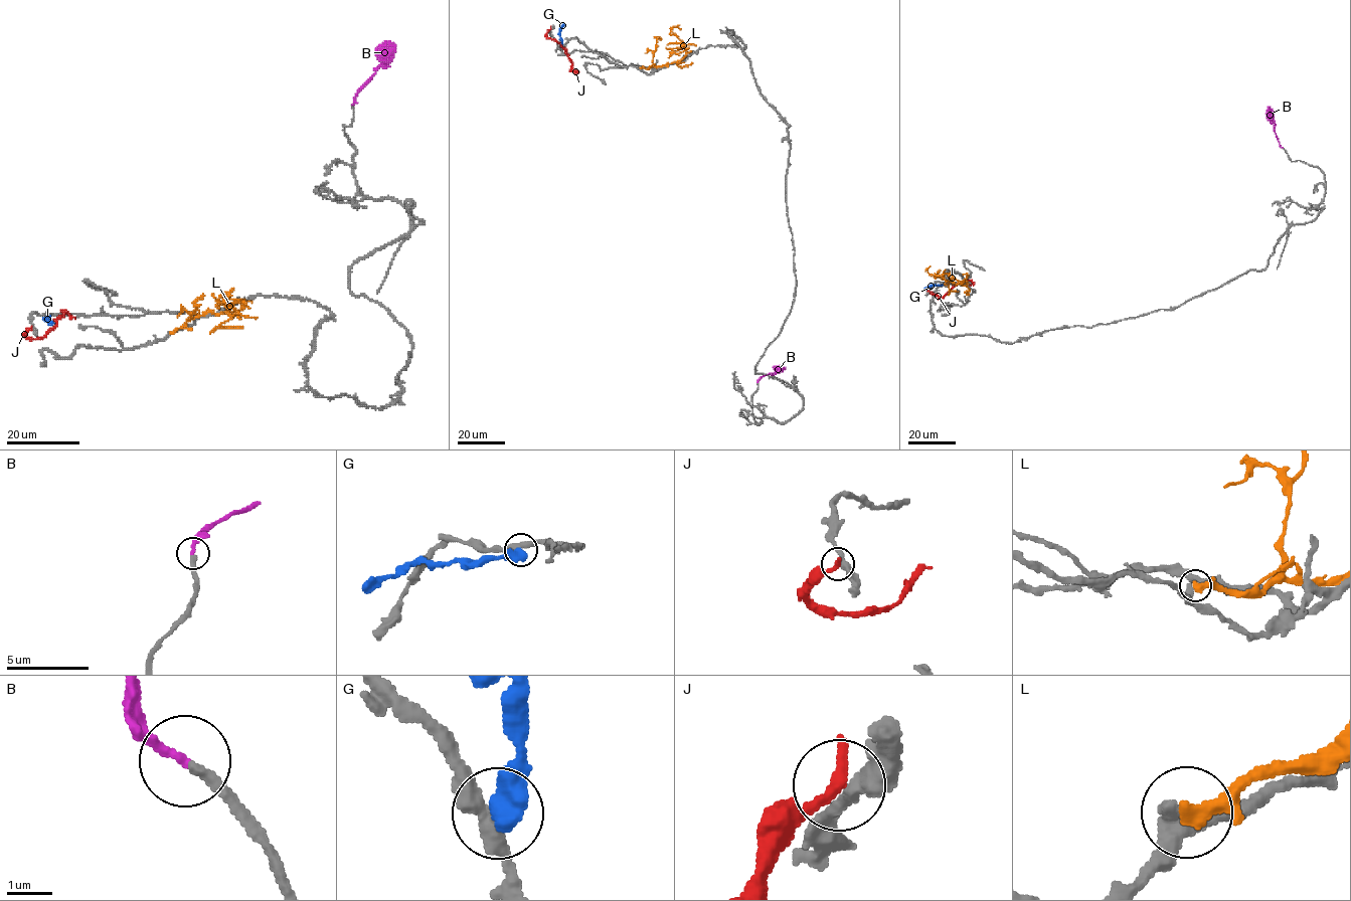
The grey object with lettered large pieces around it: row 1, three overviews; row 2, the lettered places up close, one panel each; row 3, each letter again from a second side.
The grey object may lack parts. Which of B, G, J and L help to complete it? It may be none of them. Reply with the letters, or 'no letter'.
B

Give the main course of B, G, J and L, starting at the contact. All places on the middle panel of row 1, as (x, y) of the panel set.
B: (757, 381), (781, 368)
G: (560, 46), (559, 29), (563, 24)
J: (551, 28), (546, 36), (555, 39), (566, 50), (572, 69), (579, 72)
L: (640, 67), (679, 62), (686, 54), (681, 41), (682, 45), (672, 49), (676, 53), (686, 50)

